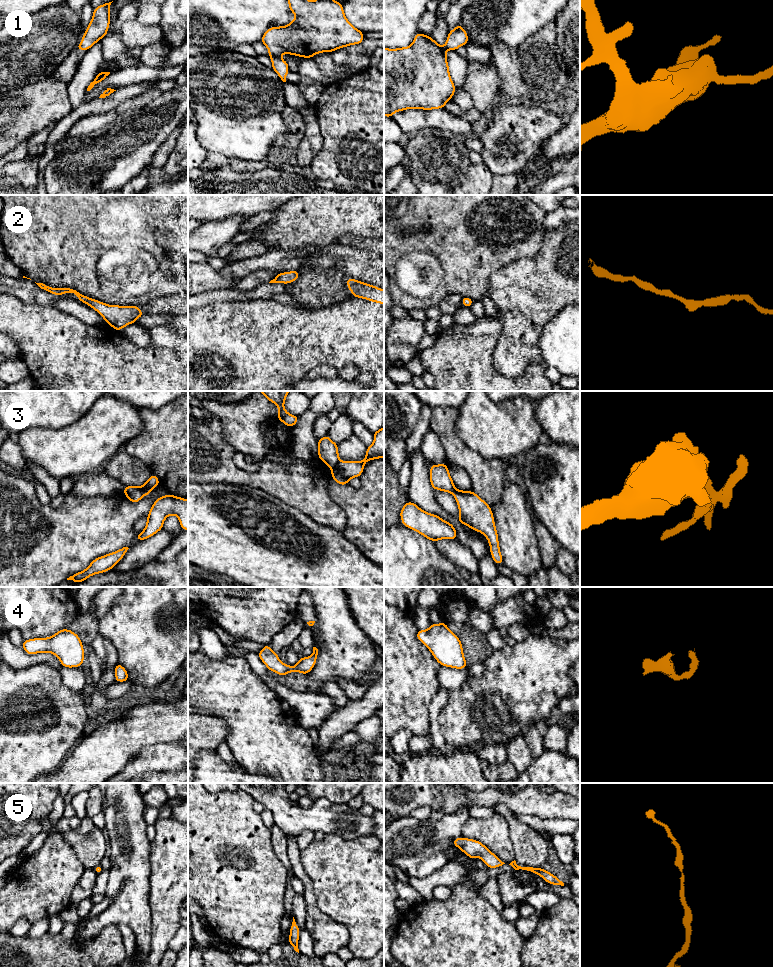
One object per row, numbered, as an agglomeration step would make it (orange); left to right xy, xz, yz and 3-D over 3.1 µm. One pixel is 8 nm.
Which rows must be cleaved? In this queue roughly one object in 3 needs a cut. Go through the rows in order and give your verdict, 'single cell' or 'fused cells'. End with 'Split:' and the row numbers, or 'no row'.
1: single cell
2: single cell
3: fused cells
4: single cell
5: single cell
Split: 3

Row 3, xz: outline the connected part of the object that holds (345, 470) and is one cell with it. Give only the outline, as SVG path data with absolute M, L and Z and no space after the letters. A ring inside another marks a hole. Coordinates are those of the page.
M384 427L374 431L374 442L368 446L362 461L340 461L331 468L331 475L336 483L347 485L350 479L360 477L367 461L378 458L384 458Z

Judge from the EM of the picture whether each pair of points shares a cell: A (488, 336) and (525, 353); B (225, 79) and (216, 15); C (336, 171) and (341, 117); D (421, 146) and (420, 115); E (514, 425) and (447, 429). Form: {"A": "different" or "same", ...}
{"A": "different", "B": "different", "C": "same", "D": "different", "E": "different"}

